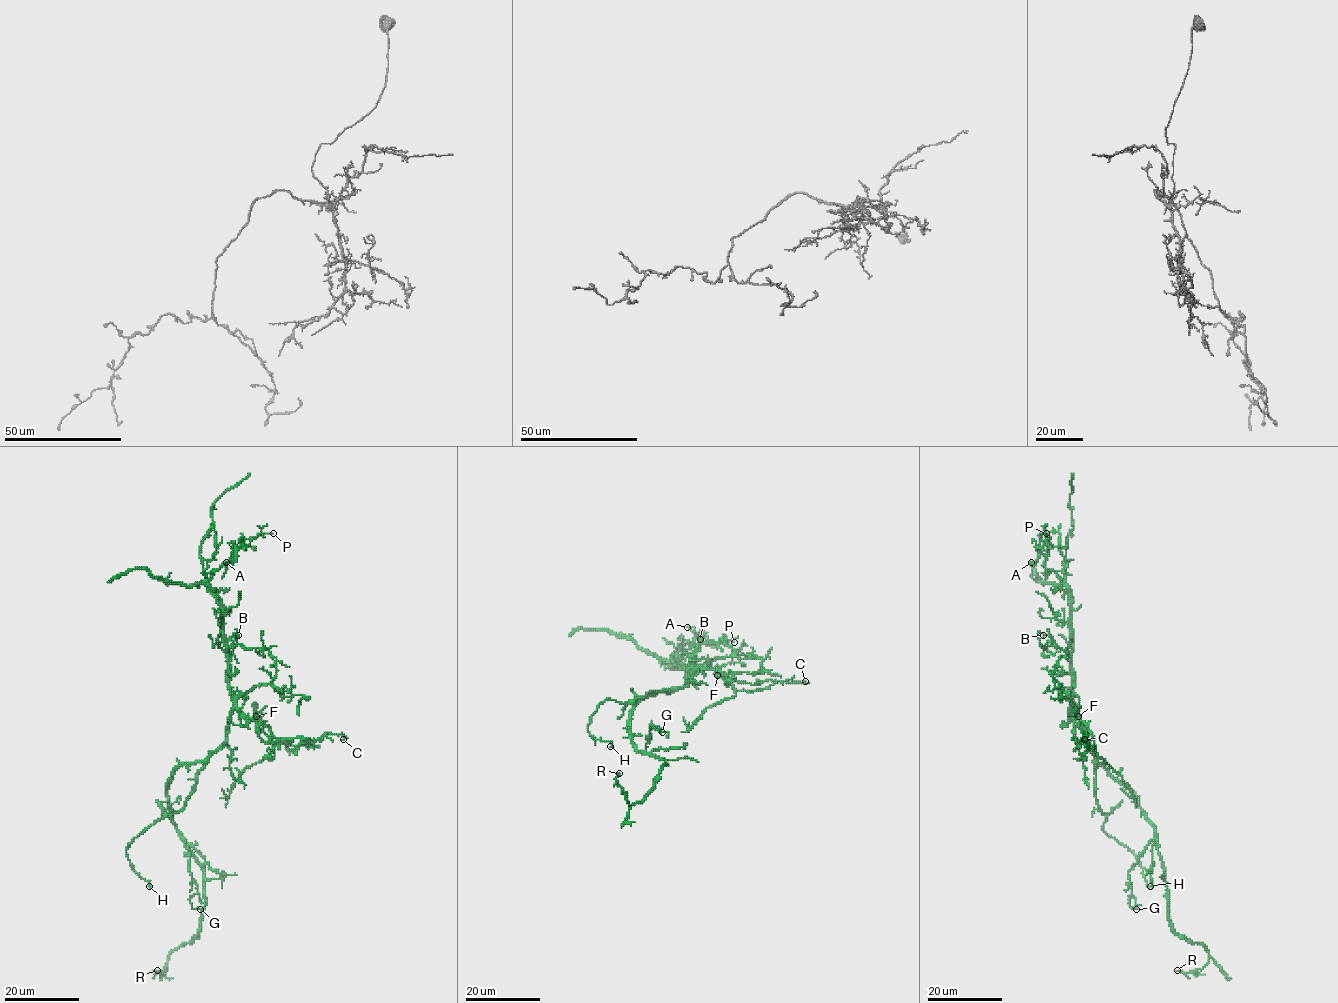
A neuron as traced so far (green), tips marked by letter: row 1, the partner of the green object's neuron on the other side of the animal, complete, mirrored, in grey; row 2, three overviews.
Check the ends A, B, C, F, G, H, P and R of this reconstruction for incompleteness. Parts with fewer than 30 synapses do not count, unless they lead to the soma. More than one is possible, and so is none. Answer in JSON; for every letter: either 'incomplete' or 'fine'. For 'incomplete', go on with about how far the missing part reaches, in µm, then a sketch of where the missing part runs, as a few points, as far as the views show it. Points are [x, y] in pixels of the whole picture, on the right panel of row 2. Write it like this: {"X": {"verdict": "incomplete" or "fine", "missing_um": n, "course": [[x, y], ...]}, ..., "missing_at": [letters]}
{"A": {"verdict": "fine"}, "B": {"verdict": "fine"}, "C": {"verdict": "fine"}, "F": {"verdict": "fine"}, "G": {"verdict": "fine"}, "H": {"verdict": "fine"}, "P": {"verdict": "fine"}, "R": {"verdict": "fine"}, "missing_at": []}

